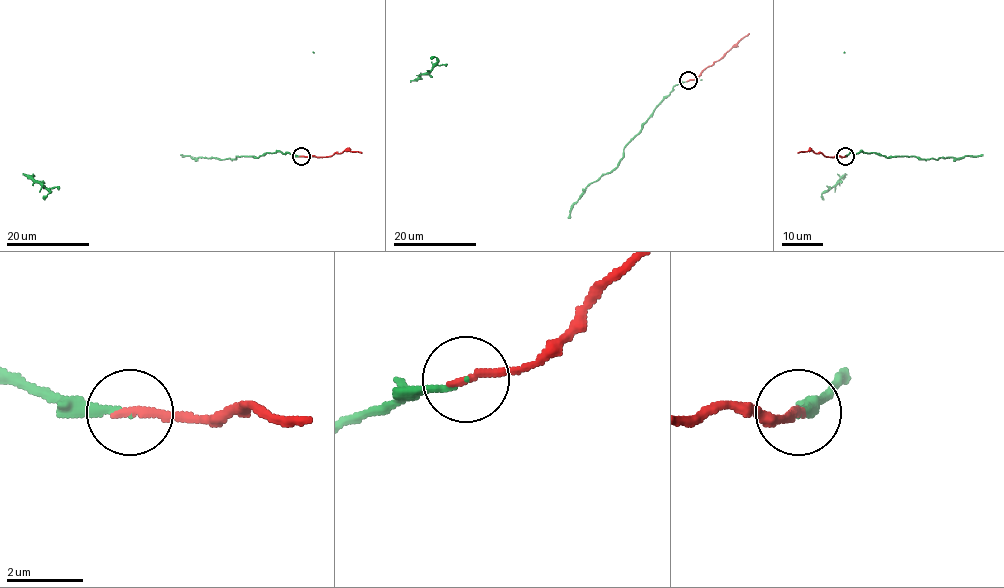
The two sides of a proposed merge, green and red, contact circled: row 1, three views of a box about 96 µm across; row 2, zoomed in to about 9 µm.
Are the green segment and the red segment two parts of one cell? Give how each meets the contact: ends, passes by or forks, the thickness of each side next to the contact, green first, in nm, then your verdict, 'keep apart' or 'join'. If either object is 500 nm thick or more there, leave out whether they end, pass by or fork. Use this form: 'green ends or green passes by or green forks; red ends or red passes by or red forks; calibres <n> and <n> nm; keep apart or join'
green ends; red ends; calibres 150 and 240 nm; join

